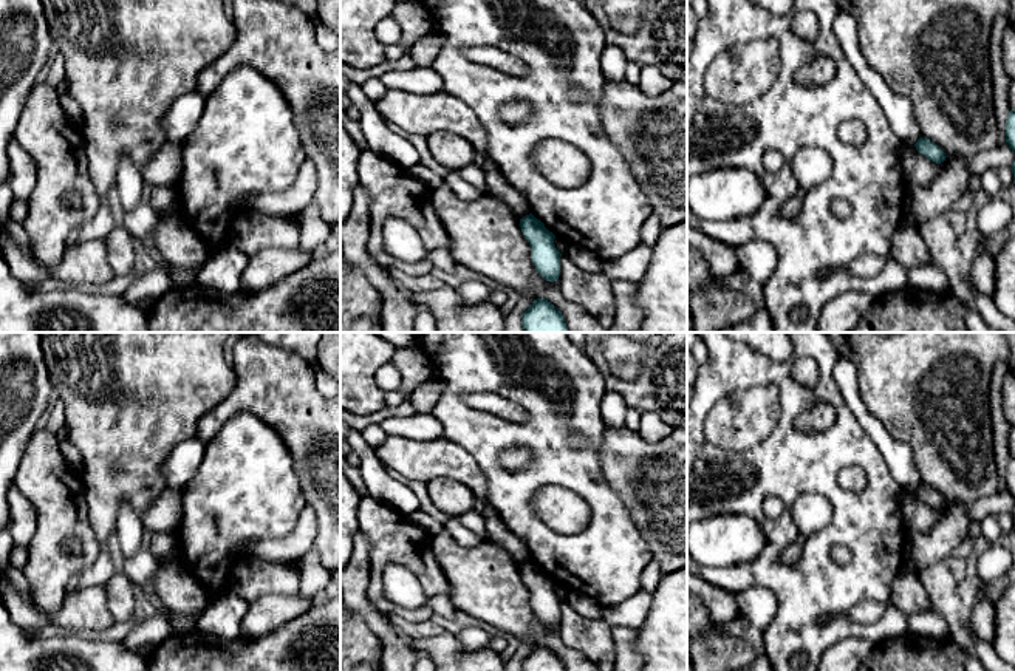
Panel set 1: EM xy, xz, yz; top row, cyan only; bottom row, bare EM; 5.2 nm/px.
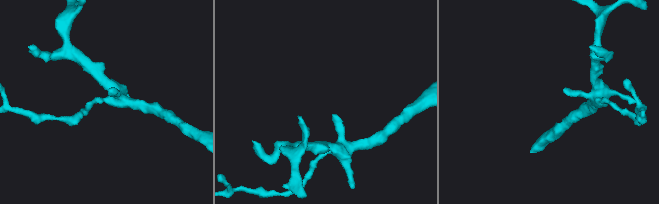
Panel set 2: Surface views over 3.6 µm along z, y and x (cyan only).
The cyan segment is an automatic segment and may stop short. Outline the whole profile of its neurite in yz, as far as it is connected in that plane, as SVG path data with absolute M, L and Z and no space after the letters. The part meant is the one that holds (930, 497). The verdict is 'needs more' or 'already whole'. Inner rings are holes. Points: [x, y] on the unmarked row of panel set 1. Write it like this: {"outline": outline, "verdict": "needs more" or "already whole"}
{"outline": "M919 484L914 493L919 499L922 499L931 509L941 510L947 504L945 499L930 485Z", "verdict": "already whole"}

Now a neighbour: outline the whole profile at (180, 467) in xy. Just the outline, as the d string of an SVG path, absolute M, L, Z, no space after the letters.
M197 436L178 444L161 467L167 487L183 490L200 468L204 450Z

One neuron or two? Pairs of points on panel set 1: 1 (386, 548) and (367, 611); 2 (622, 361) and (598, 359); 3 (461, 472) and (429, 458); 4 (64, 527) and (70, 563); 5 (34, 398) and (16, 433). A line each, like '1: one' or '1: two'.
1: two
2: two
3: one
4: one
5: one

